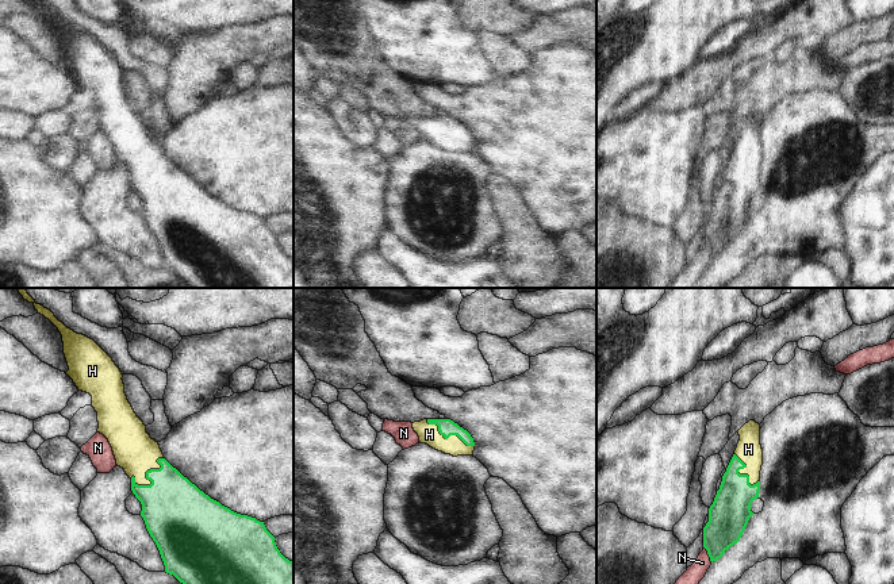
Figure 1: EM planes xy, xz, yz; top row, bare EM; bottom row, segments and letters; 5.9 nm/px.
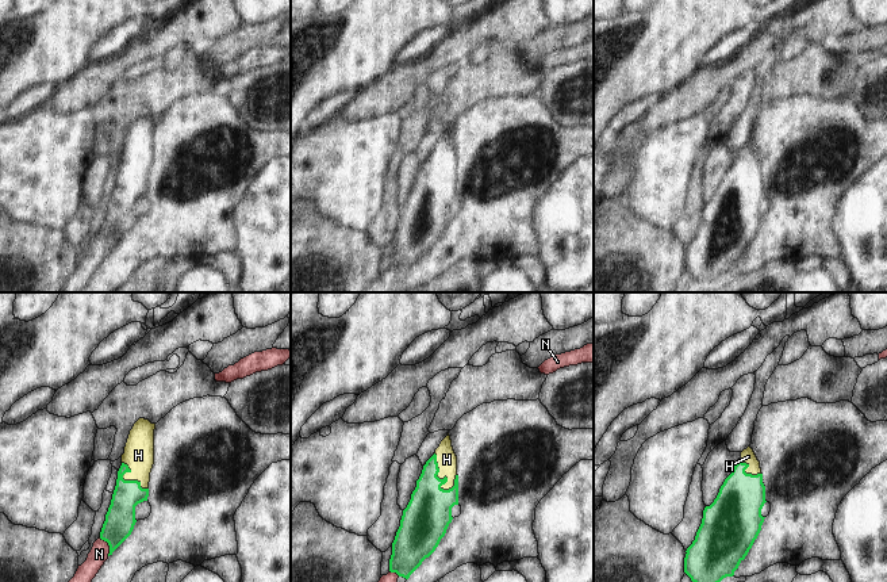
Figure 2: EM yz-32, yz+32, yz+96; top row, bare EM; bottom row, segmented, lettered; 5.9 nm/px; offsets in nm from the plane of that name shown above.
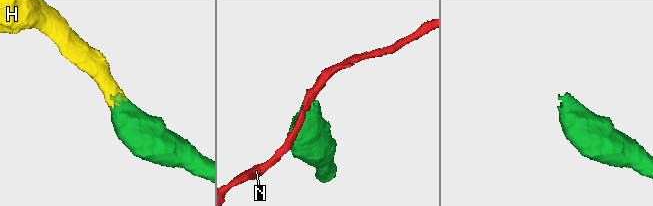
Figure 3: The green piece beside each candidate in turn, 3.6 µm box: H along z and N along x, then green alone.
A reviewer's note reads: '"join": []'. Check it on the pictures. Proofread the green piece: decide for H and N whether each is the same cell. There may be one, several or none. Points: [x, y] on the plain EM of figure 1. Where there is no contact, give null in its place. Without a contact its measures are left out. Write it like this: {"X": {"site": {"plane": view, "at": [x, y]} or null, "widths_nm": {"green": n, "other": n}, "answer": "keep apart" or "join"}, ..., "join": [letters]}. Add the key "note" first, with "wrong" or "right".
{"note": "wrong", "H": {"site": {"plane": "xy", "at": [146, 171]}, "widths_nm": {"green": 360, "other": 240}, "answer": "join"}, "N": {"site": {"plane": "yz", "at": [708, 250]}, "widths_nm": {"green": 240, "other": 130}, "answer": "keep apart"}, "join": ["H"]}

